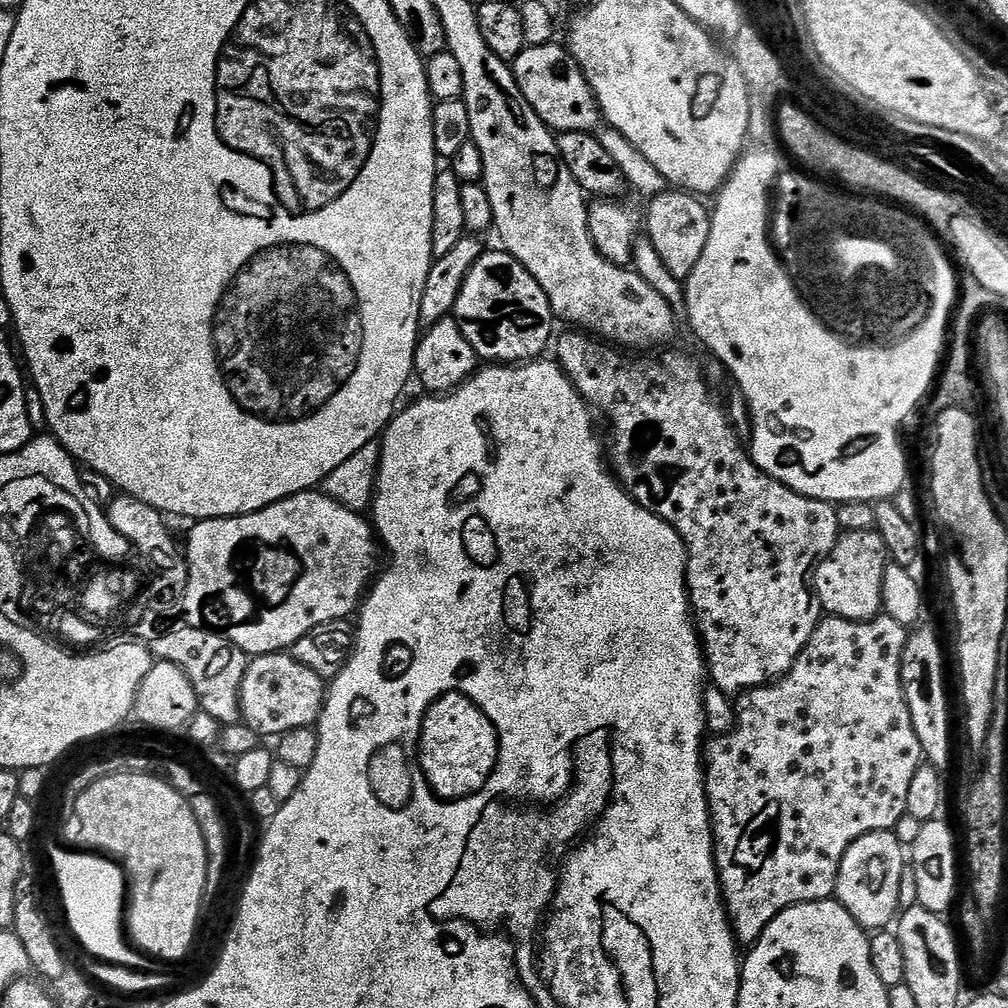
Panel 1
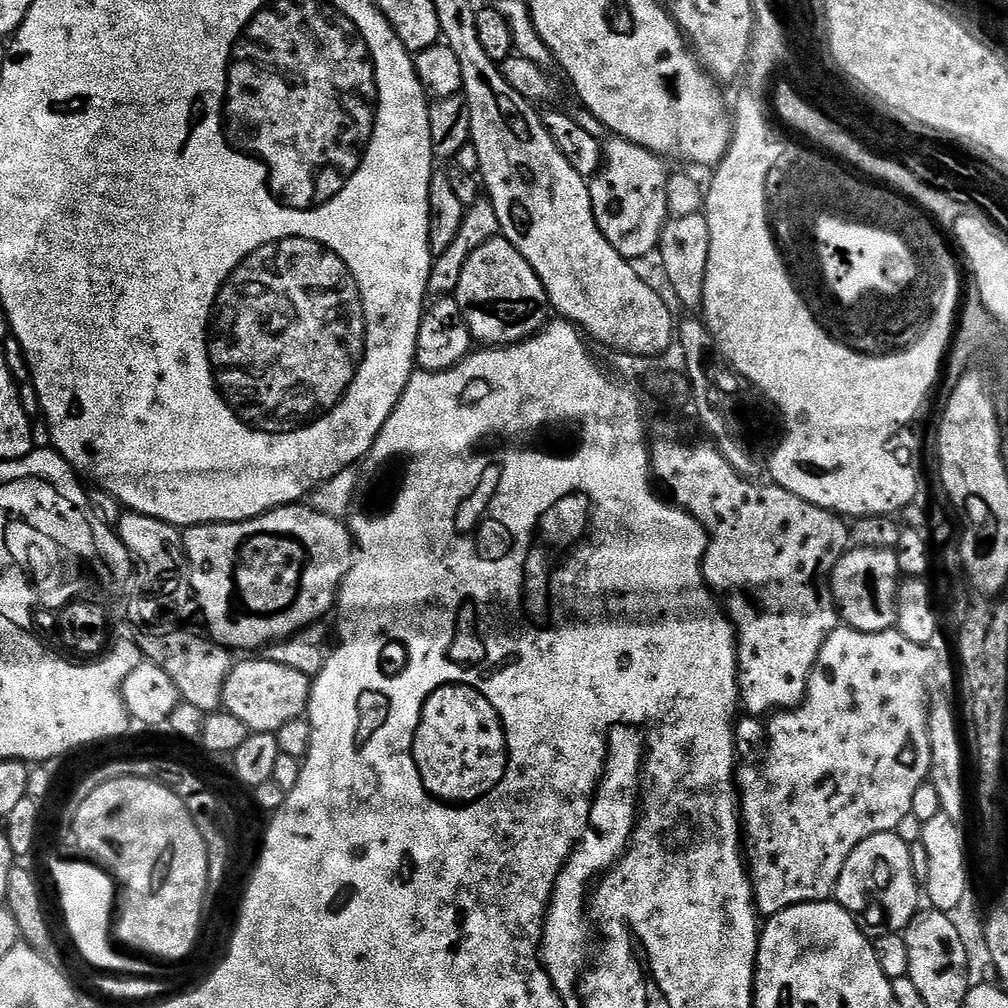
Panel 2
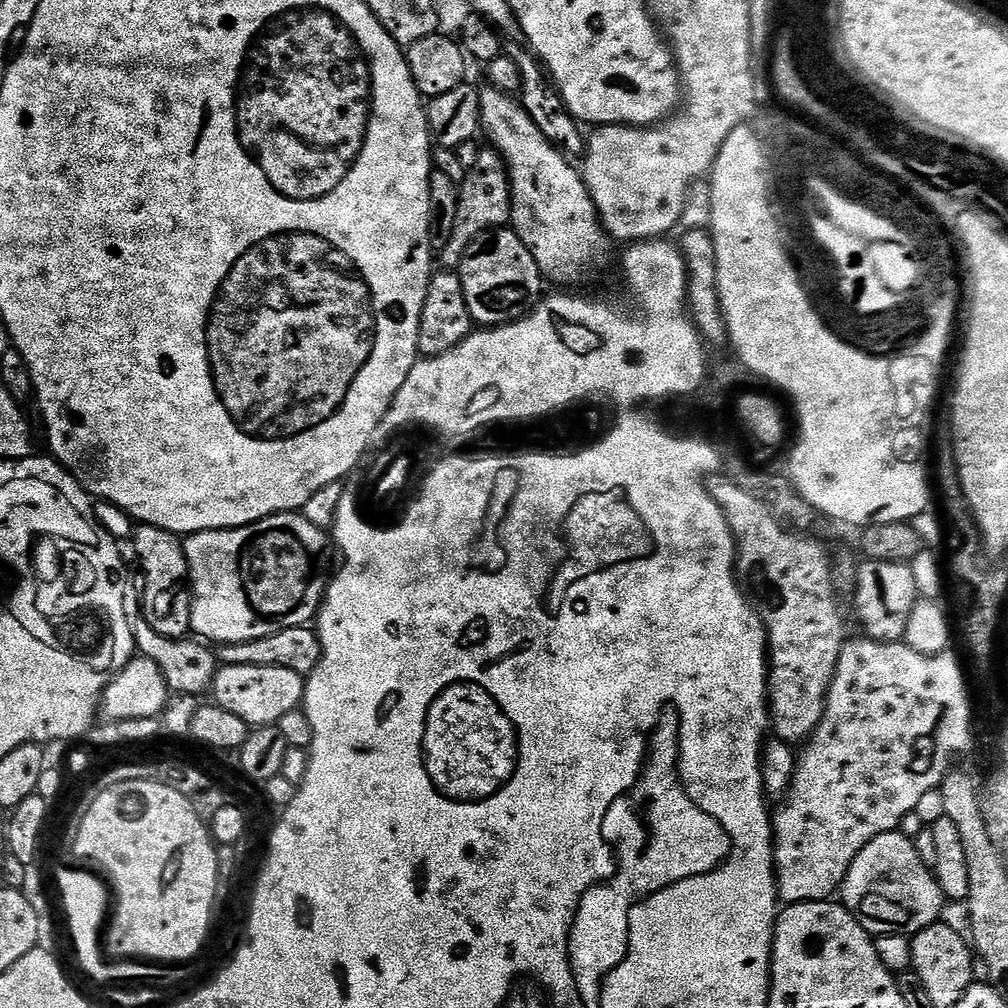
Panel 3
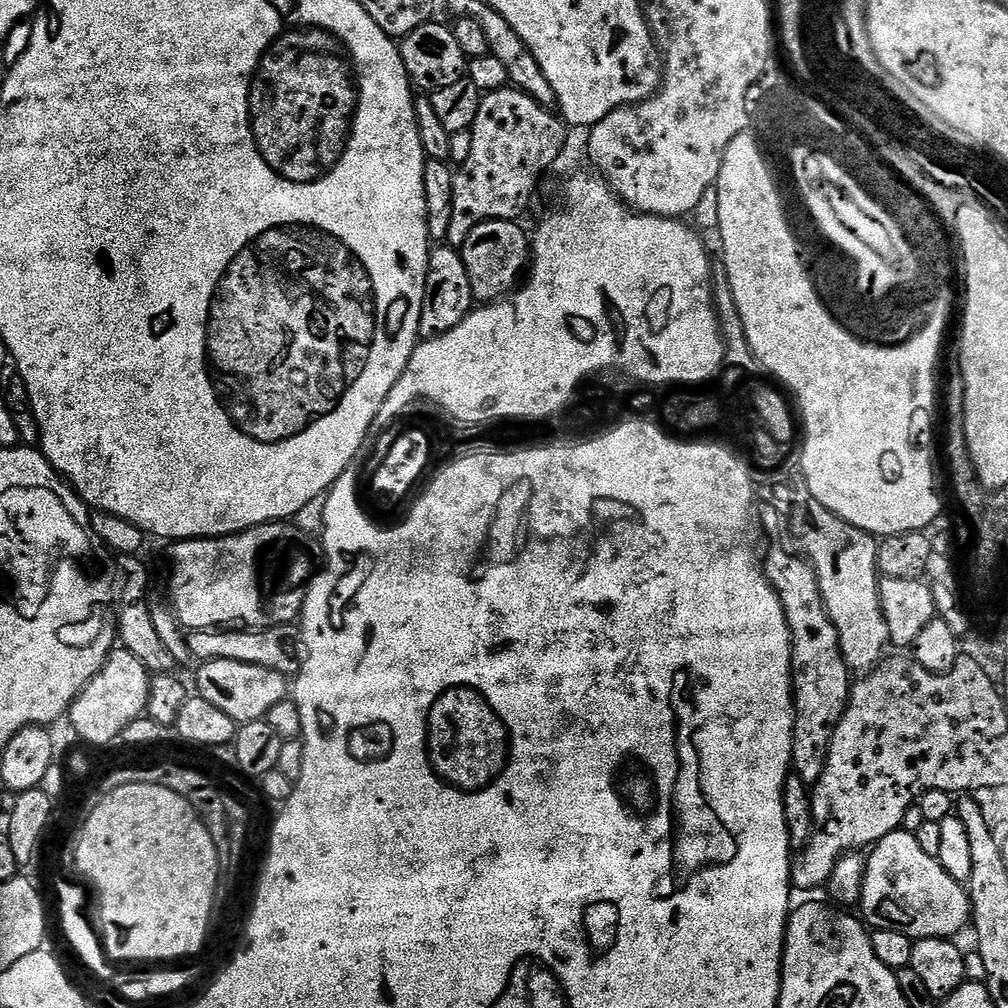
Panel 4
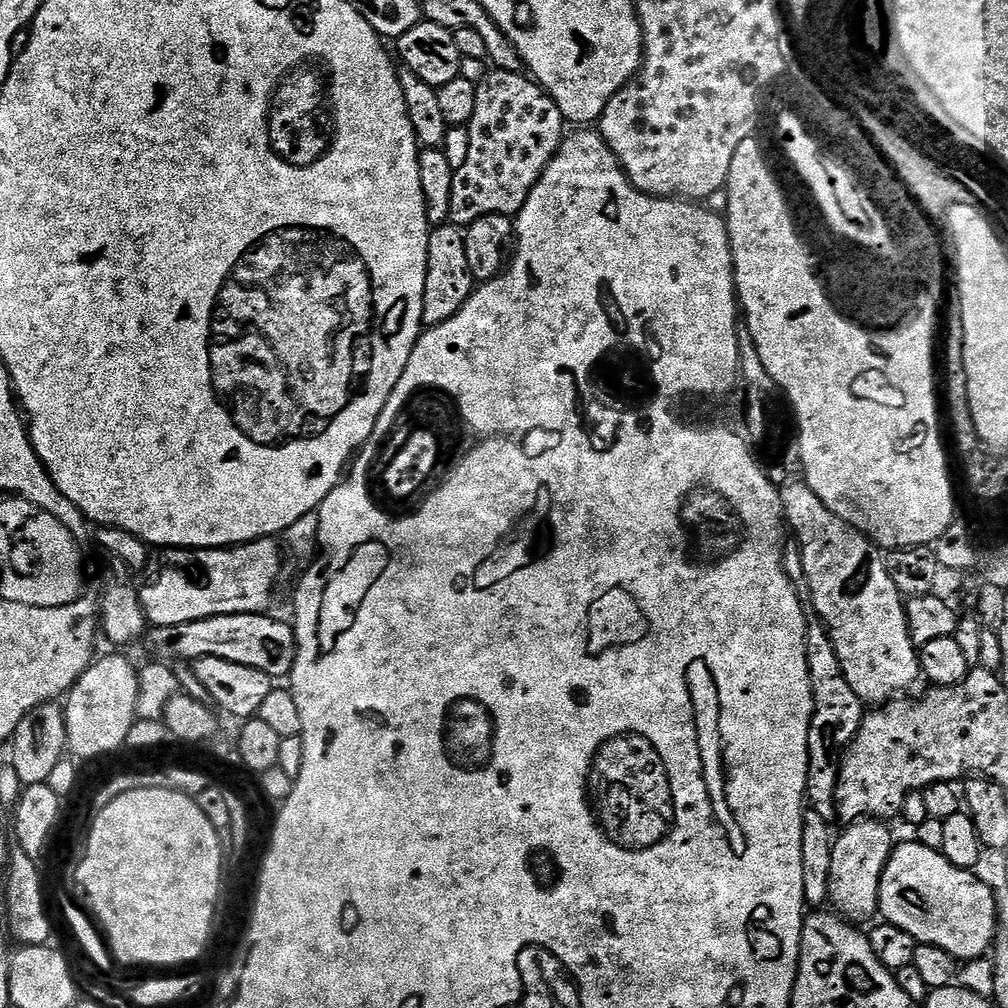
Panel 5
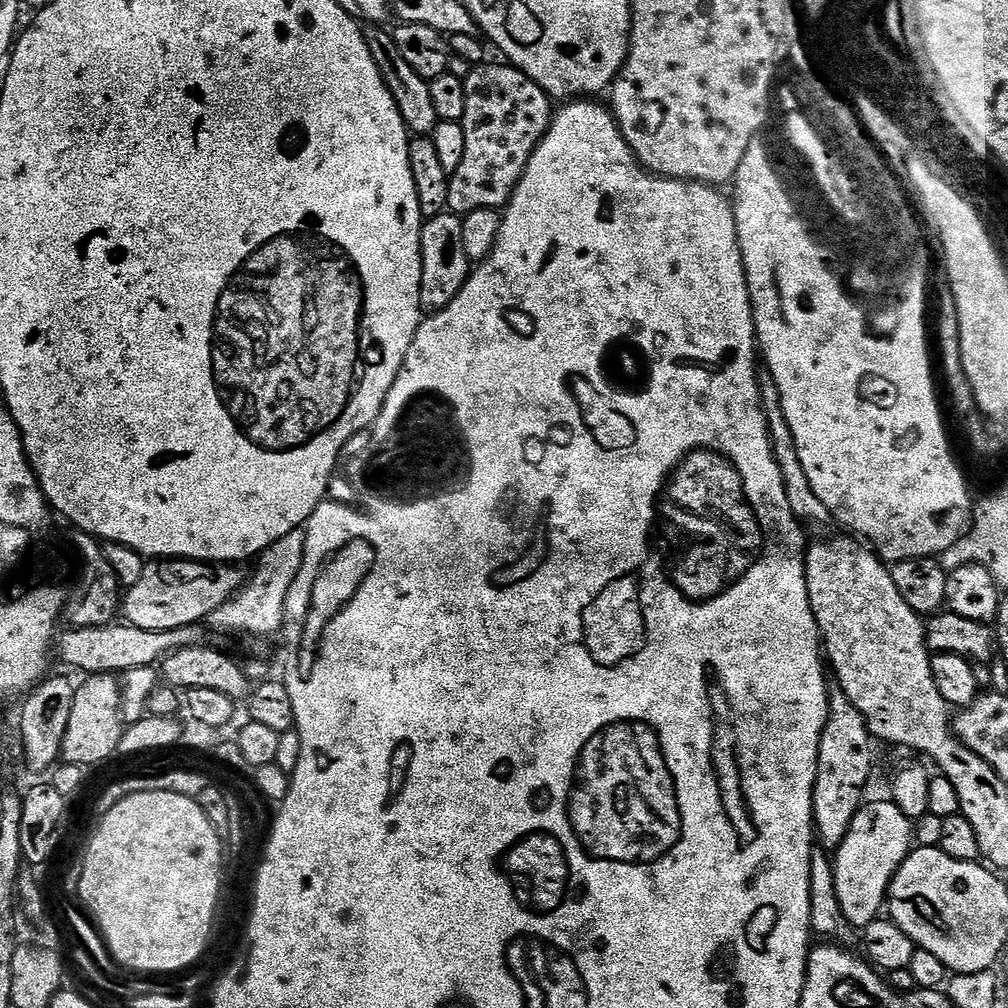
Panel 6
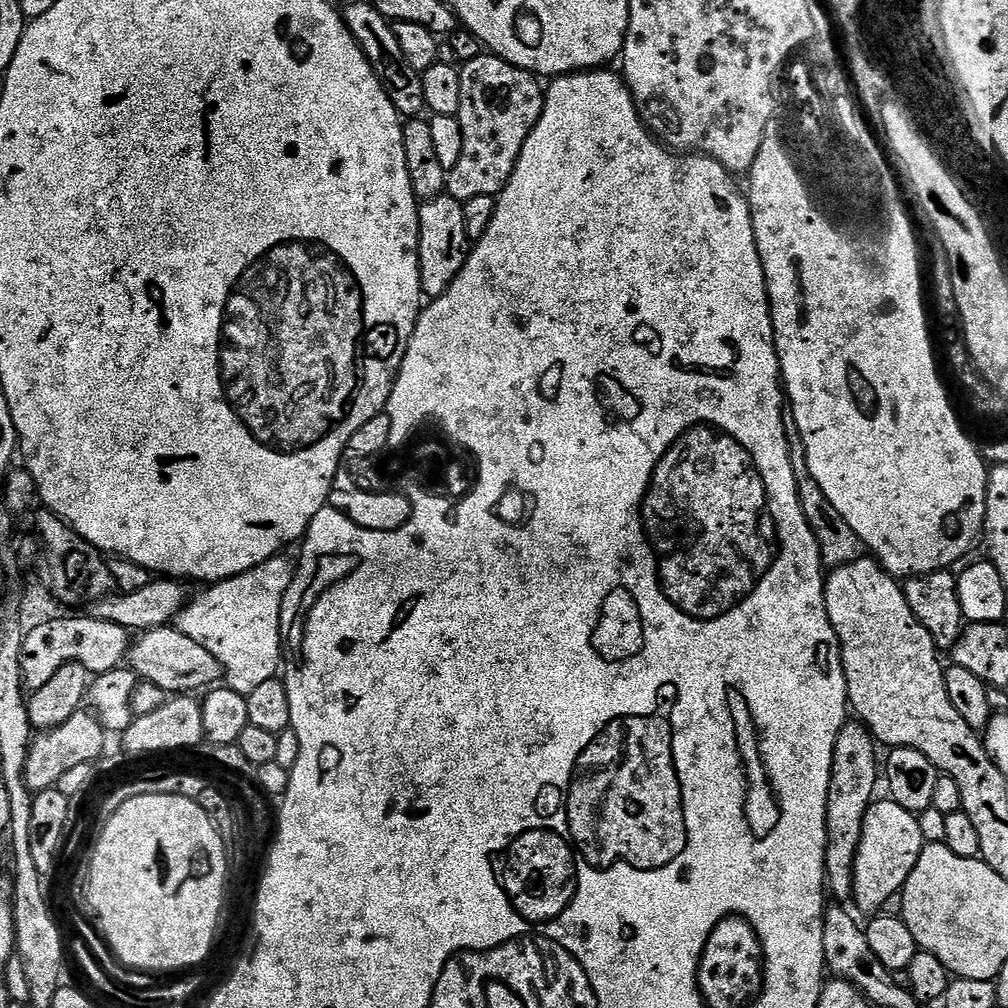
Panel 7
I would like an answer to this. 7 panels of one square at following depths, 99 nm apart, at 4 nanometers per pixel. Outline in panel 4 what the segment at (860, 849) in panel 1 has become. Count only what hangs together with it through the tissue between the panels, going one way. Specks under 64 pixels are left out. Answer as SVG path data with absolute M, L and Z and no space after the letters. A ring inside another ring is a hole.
M897 830L886 834L886 838L871 845L866 861L858 908L864 911L863 919L873 929L898 930L916 940L925 940L935 936L956 938L964 927L966 929L969 927L972 901L968 899L967 887L961 881L950 878L950 874L946 874L939 860L922 850L915 832Z

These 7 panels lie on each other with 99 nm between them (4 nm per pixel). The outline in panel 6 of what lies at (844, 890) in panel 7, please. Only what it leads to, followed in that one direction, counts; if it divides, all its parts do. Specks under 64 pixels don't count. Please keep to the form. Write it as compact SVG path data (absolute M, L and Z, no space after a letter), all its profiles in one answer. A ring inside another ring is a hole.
M839 690L828 698L828 721L822 730L822 742L818 754L818 774L814 782L812 822L818 844L824 852L835 853L842 846L854 816L865 803L864 787L872 776L872 731L866 726L862 714Z

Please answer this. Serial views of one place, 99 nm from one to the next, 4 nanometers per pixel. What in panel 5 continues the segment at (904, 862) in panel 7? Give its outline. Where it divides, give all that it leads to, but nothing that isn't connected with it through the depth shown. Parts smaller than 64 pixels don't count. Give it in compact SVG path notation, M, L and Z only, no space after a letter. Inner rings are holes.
M867 819L847 825L844 832L835 839L831 850L830 874L828 876L828 904L840 917L849 923L863 924L879 911L881 876L885 870L885 864L889 860L894 847L894 839L883 821Z

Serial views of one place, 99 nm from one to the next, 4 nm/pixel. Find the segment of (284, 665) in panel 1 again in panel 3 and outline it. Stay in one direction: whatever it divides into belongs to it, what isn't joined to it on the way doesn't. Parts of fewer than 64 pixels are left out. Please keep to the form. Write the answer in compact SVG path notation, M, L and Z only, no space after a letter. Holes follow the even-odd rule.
M224 664L216 669L210 696L215 704L222 706L222 710L230 710L230 714L238 714L238 718L242 718L250 726L274 726L285 714L290 714L290 710L303 705L305 683L305 677L299 676L294 670L286 670L278 666Z

